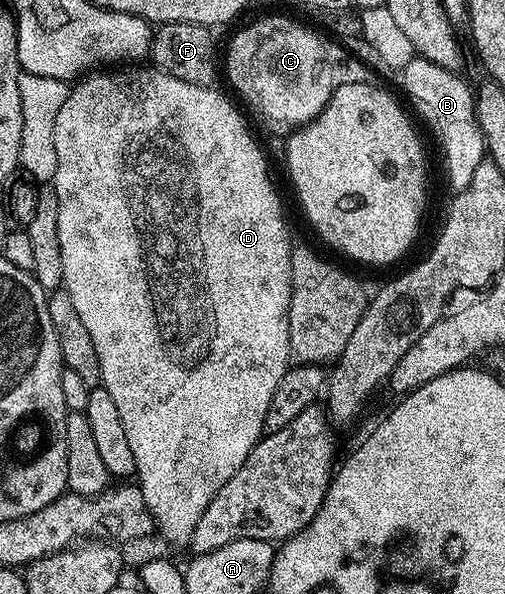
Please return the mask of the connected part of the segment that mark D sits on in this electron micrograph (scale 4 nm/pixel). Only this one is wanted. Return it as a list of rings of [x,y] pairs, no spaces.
[[[132,66],[129,72],[124,70],[96,70],[85,75],[68,93],[66,102],[62,102],[62,110],[58,110],[58,122],[54,122],[54,154],[58,154],[58,170],[54,187],[58,198],[58,246],[62,252],[62,285],[63,291],[68,293],[70,302],[74,302],[74,310],[78,310],[78,318],[82,318],[86,325],[86,331],[94,342],[94,350],[98,350],[98,366],[100,367],[100,383],[110,394],[118,414],[122,418],[122,426],[126,430],[126,439],[130,445],[130,451],[134,453],[134,466],[136,467],[135,479],[144,507],[152,515],[155,531],[160,531],[160,536],[168,544],[187,545],[194,534],[194,526],[198,526],[198,518],[210,506],[214,494],[238,474],[238,470],[246,462],[246,458],[252,452],[252,447],[265,435],[264,423],[266,422],[266,410],[270,406],[270,398],[274,398],[274,390],[278,390],[278,382],[282,382],[282,374],[286,374],[292,360],[290,350],[290,330],[288,329],[288,311],[290,310],[290,298],[292,297],[292,275],[290,274],[290,258],[294,241],[288,233],[288,224],[284,221],[284,208],[280,205],[280,196],[272,185],[272,176],[268,173],[270,167],[269,157],[265,149],[252,137],[244,116],[219,92],[219,87],[207,84],[195,84],[186,82],[182,78],[174,78],[169,72],[161,72],[155,66]]]

